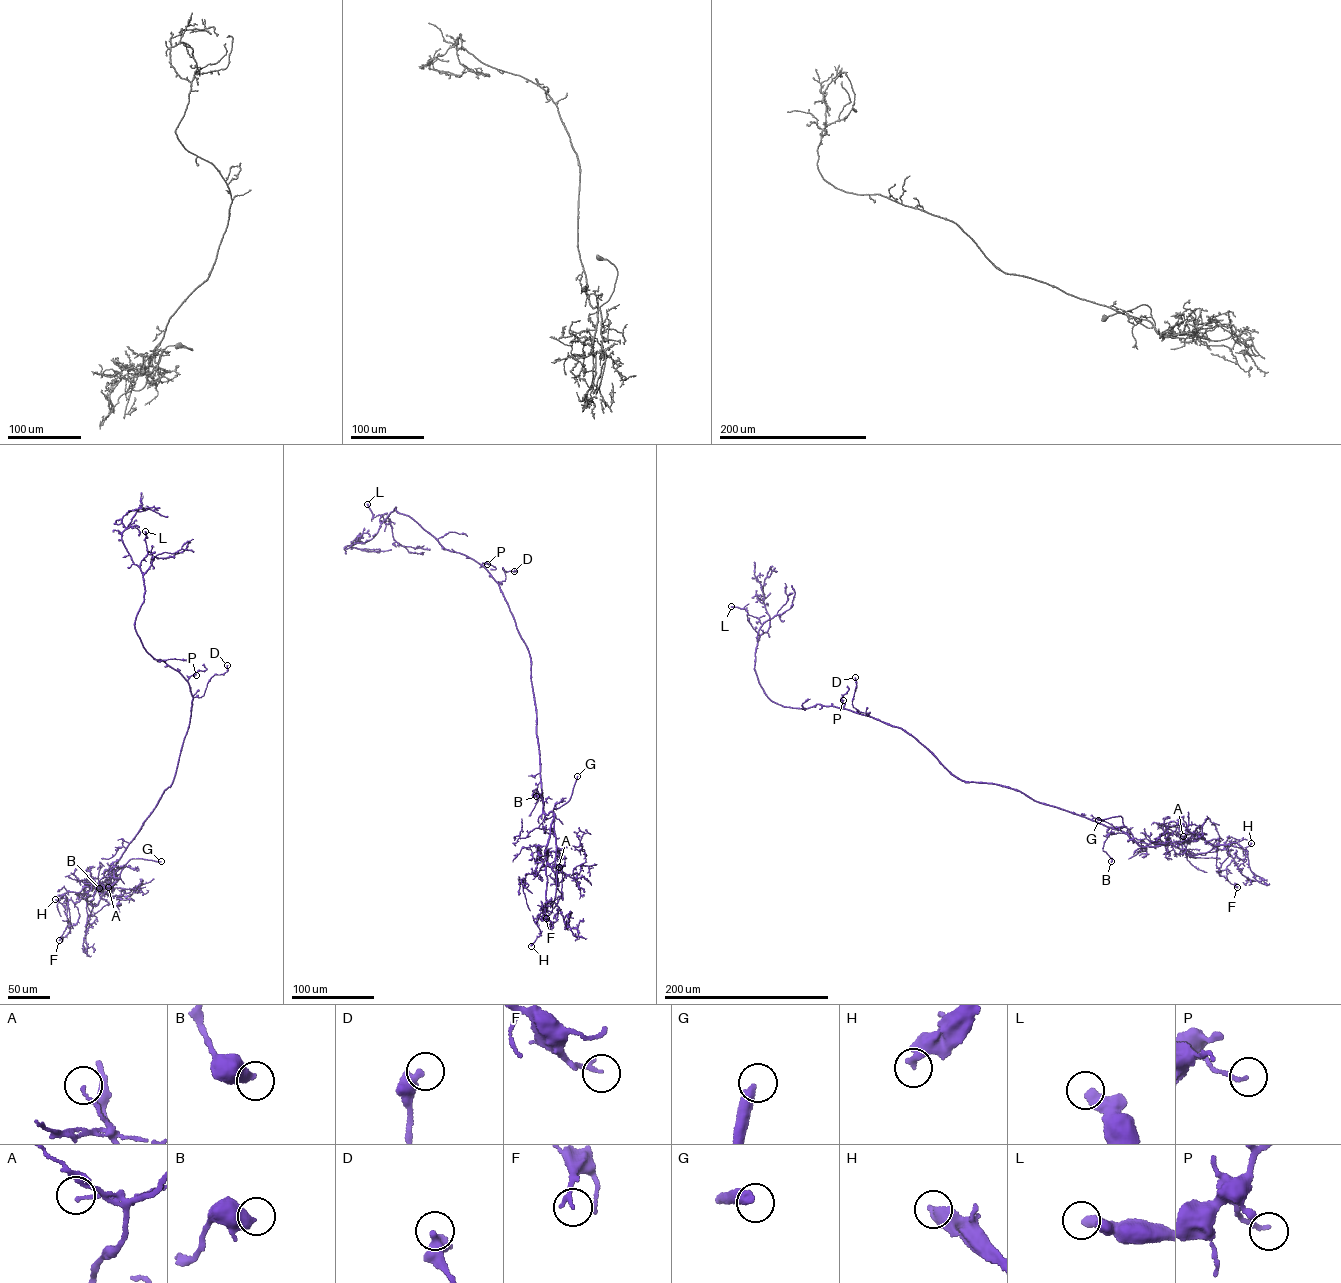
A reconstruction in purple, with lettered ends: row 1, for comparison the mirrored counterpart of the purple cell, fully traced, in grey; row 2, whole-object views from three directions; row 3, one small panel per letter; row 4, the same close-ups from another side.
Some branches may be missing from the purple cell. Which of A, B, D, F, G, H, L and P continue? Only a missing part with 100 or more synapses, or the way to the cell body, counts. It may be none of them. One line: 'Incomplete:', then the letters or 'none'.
Incomplete: G

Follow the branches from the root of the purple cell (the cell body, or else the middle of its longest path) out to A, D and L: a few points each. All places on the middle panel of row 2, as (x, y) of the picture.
A: (523, 640), (531, 663), (543, 810), (554, 815), (547, 863), (564, 875), (559, 867)
D: (523, 640), (499, 584), (505, 581), (502, 567), (506, 571), (514, 571)
L: (523, 640), (499, 584), (486, 569), (443, 548), (395, 507), (381, 523), (381, 515), (373, 516), (367, 504)

